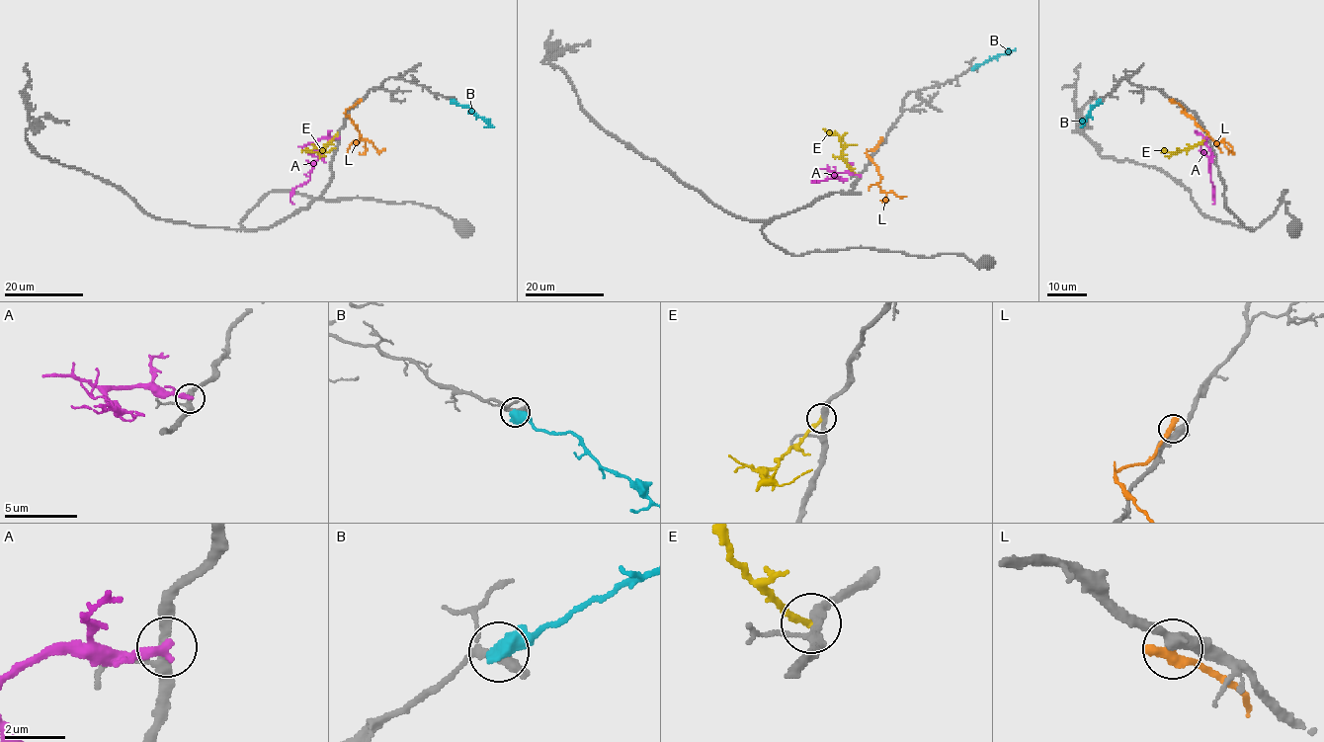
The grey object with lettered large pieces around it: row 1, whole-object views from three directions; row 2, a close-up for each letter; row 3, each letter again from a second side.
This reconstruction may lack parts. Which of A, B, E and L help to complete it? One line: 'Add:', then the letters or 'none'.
Add: none

